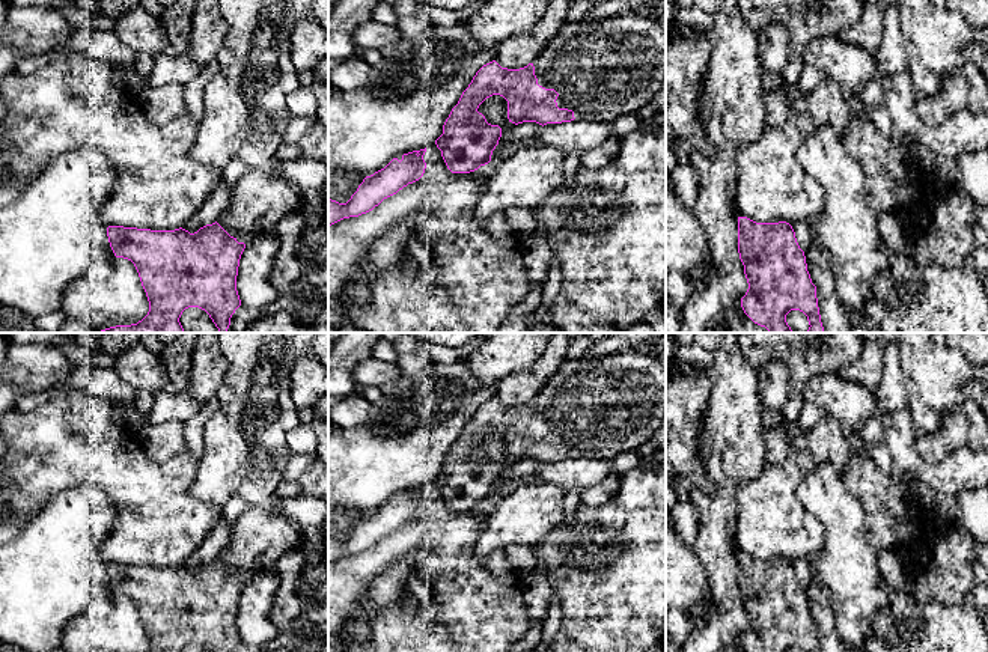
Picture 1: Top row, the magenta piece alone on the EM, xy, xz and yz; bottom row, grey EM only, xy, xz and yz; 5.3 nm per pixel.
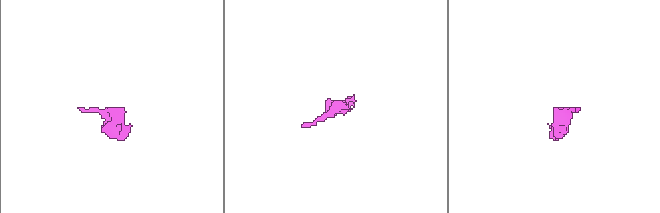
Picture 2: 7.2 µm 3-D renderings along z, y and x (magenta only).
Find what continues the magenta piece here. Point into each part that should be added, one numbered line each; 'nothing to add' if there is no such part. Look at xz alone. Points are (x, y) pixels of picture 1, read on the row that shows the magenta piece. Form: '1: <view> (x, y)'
1: xz (603, 70)

